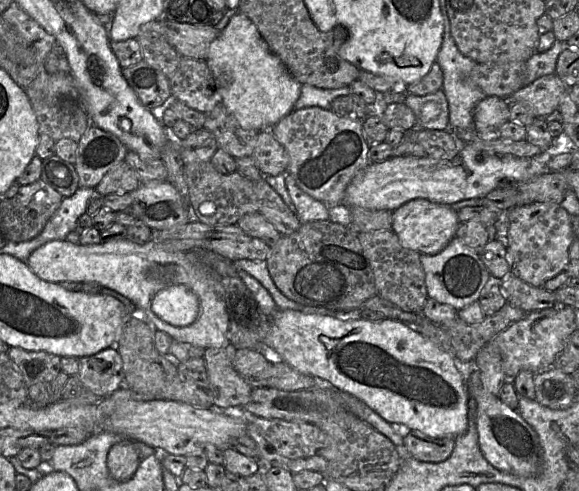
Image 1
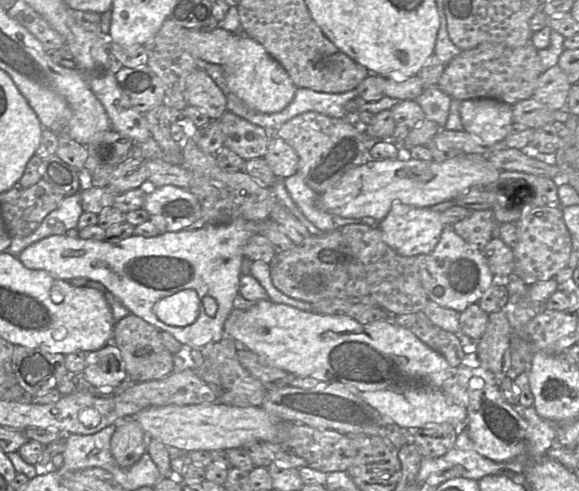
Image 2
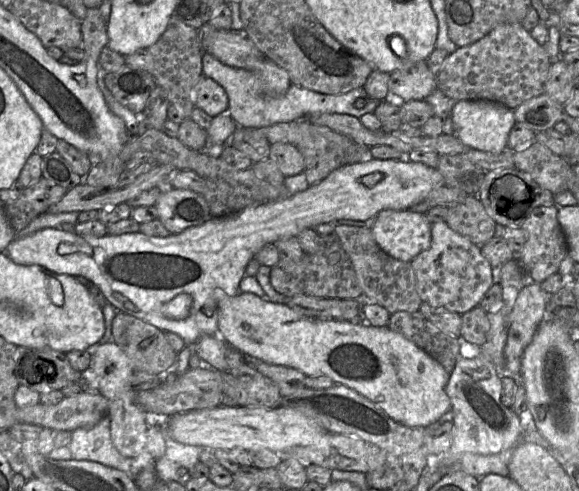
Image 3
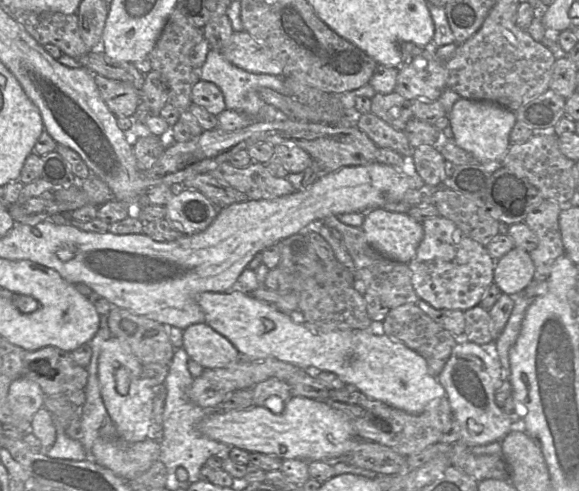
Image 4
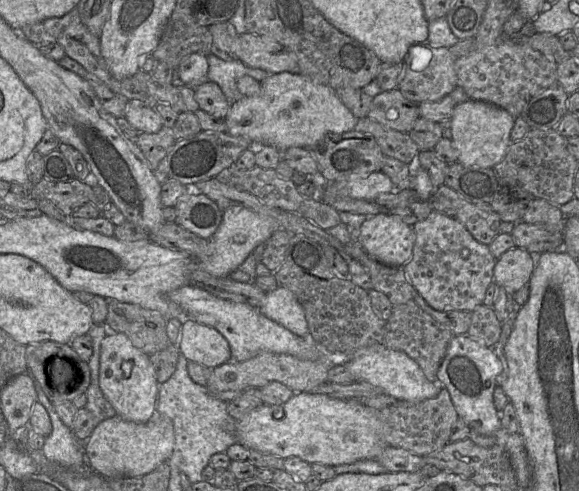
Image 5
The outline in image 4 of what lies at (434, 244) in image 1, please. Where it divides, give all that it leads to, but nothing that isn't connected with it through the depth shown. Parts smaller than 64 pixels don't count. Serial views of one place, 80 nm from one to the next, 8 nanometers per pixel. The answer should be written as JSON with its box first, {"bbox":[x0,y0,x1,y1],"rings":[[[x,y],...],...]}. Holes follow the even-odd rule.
{"bbox":[361,208,424,264],"rings":[[[382,208],[367,211],[361,228],[374,250],[392,261],[406,264],[415,256],[424,236],[422,224],[407,213]]]}

